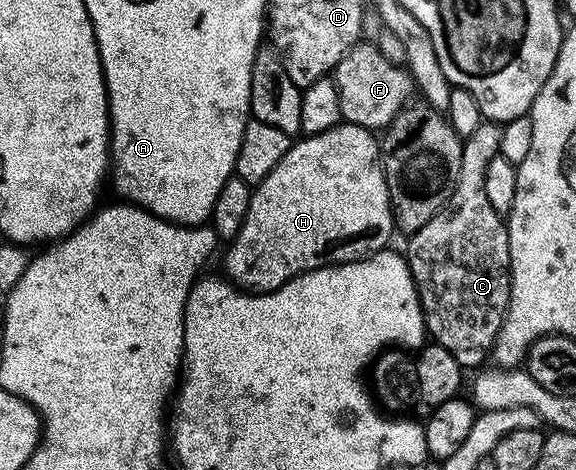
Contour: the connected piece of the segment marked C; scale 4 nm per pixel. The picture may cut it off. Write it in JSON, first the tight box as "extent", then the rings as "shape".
{"extent":[405,121,511,369],"shape":[[[485,121],[465,137],[470,145],[464,146],[461,153],[461,173],[457,173],[457,185],[449,201],[435,214],[433,221],[429,221],[429,225],[421,225],[421,229],[417,229],[406,240],[405,258],[411,267],[411,276],[419,294],[427,335],[436,344],[447,349],[463,369],[479,369],[484,366],[483,362],[488,362],[511,300],[509,233],[504,216],[493,209],[492,202],[485,193],[486,167],[495,155],[500,154],[503,129],[502,123]]]}

